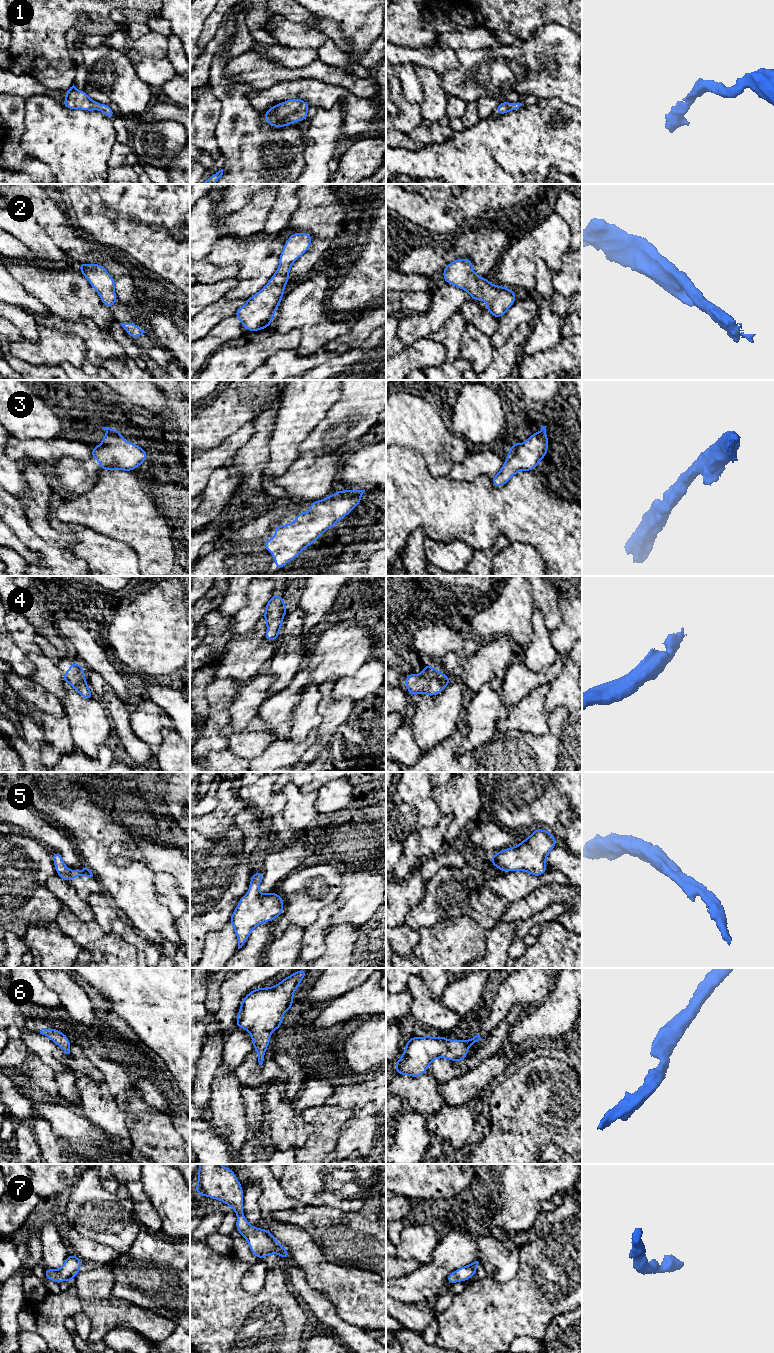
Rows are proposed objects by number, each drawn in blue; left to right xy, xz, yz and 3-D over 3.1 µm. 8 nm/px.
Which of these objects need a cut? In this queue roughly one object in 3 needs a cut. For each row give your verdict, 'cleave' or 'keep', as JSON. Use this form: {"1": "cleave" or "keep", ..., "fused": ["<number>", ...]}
{"1": "keep", "2": "keep", "3": "keep", "4": "keep", "5": "keep", "6": "keep", "7": "keep", "fused": []}

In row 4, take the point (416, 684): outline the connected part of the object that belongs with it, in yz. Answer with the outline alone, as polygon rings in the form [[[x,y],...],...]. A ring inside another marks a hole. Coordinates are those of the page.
[[[426,664],[421,674],[411,673],[405,677],[404,684],[411,696],[416,694],[438,695],[452,680],[443,672]]]

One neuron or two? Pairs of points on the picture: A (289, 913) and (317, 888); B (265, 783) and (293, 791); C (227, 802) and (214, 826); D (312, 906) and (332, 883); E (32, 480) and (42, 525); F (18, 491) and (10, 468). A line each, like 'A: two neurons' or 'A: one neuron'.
A: one neuron
B: two neurons
C: one neuron
D: one neuron
E: one neuron
F: one neuron

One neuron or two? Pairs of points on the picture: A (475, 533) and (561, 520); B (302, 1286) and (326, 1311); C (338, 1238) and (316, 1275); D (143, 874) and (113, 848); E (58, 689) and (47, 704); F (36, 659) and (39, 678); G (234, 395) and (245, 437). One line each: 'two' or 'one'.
A: one
B: one
C: two
D: one
E: two
F: one
G: two

